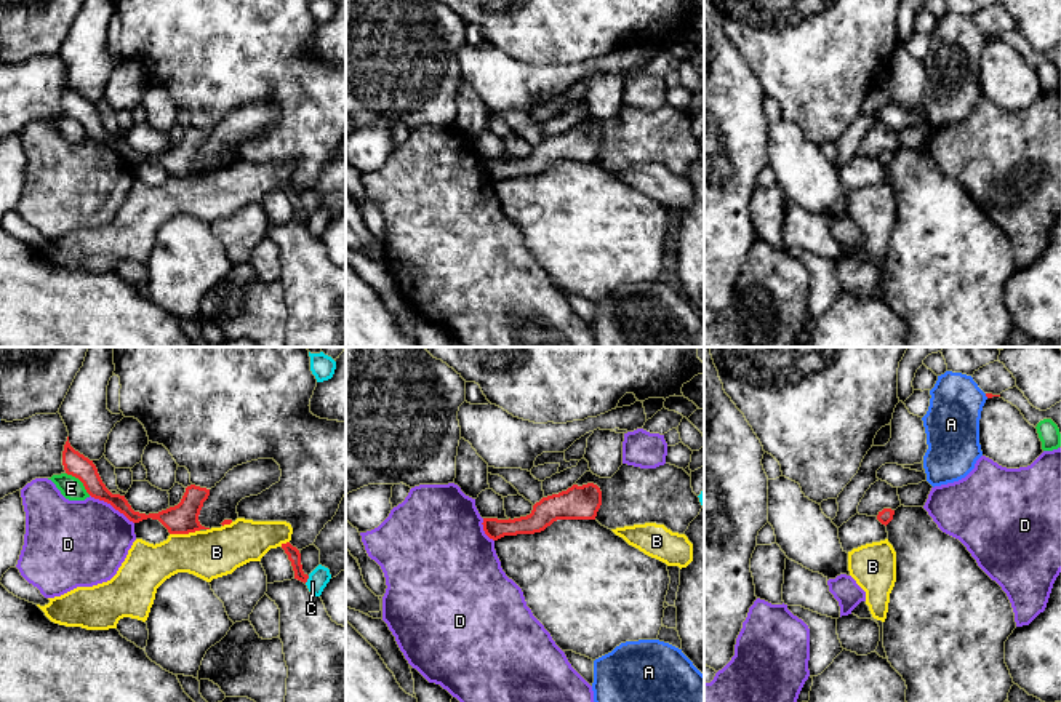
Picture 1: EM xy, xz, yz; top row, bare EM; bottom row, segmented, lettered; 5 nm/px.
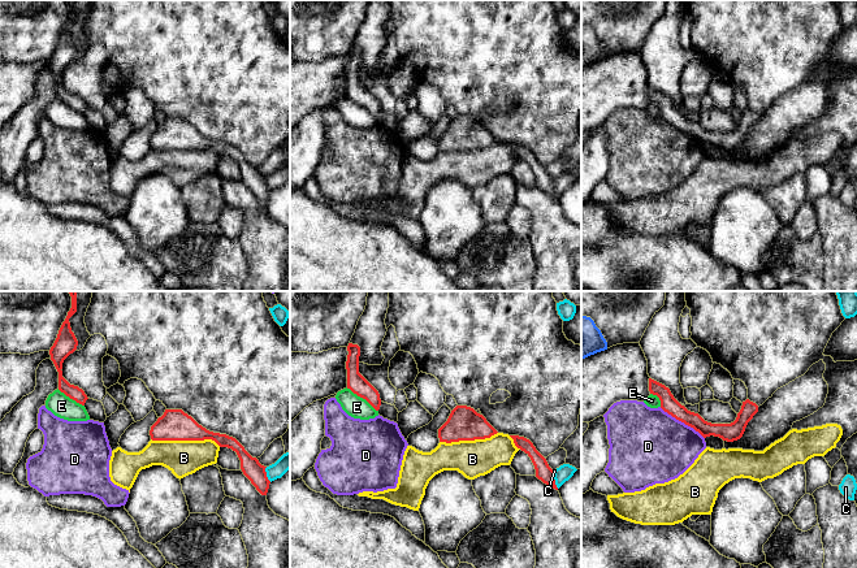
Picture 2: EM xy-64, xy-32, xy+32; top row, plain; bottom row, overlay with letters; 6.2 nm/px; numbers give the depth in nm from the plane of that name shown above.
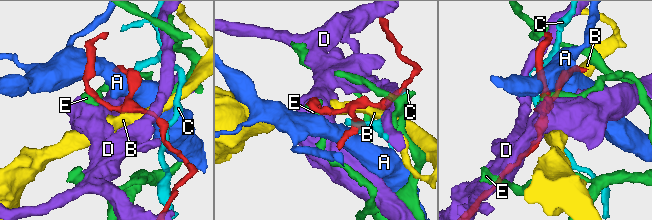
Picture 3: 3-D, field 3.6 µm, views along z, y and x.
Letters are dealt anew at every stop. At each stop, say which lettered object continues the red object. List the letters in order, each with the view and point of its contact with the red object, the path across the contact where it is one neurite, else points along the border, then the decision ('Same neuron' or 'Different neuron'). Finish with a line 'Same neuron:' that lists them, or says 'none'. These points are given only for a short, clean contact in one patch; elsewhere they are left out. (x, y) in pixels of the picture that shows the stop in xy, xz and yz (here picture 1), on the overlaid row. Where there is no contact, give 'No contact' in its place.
A: Touches red at yz (986, 395). Boundary: yz (984, 394), (988, 397). Different neuron
B: Touches red at xy (184, 533). Different neuron
C: Touches red at xy (308, 578). Different neuron
D: Touches red at xy (112, 506). Different neuron
E: Touches red at xy (80, 480). Boundary: xy (66, 472), (74, 475), (90, 494). Different neuron
Same neuron: none

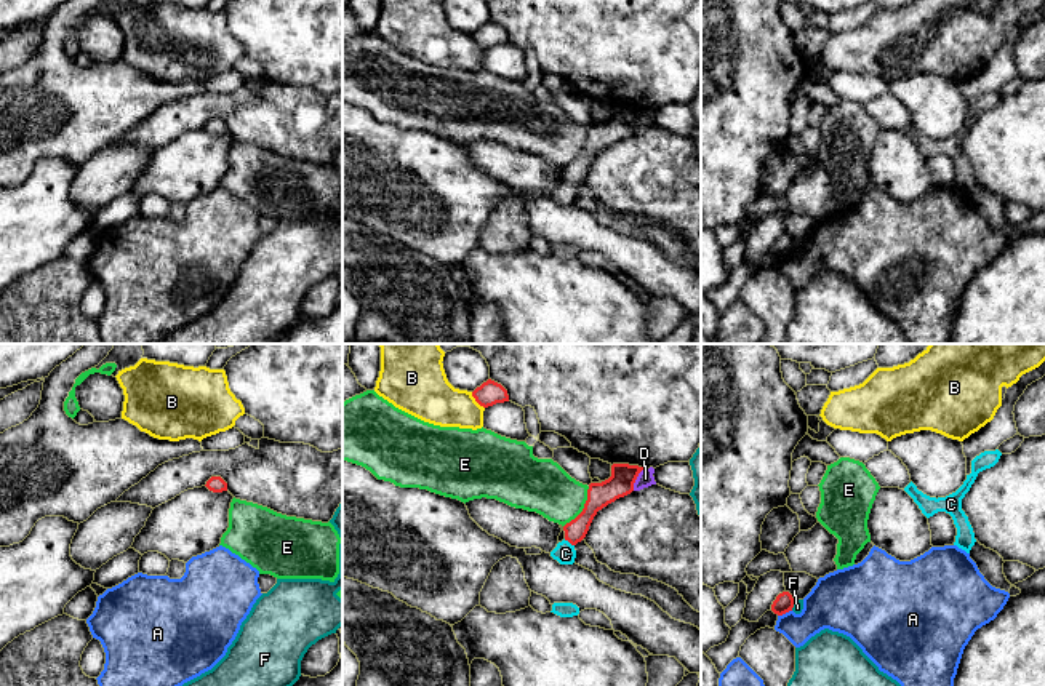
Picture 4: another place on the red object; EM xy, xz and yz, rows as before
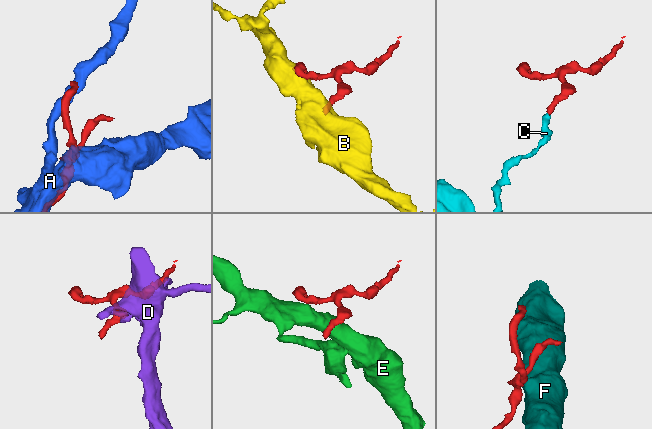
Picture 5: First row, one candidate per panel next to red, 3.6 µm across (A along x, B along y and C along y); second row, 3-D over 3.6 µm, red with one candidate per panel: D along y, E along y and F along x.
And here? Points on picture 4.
A: Touches red at yz (784, 613). Different neuron
B: Touches red at xz (476, 400). Different neuron
C: Touches red at xz (568, 541). Path across: xz (575, 531), (568, 541), (565, 554). Same neuron
D: Touches red at xz (636, 478). Different neuron
E: Touches red at xz (584, 507). Boundary: xz (589, 486), (584, 507), (564, 526). Different neuron
F: Touches red at yz (792, 605). Different neuron
Same neuron: C

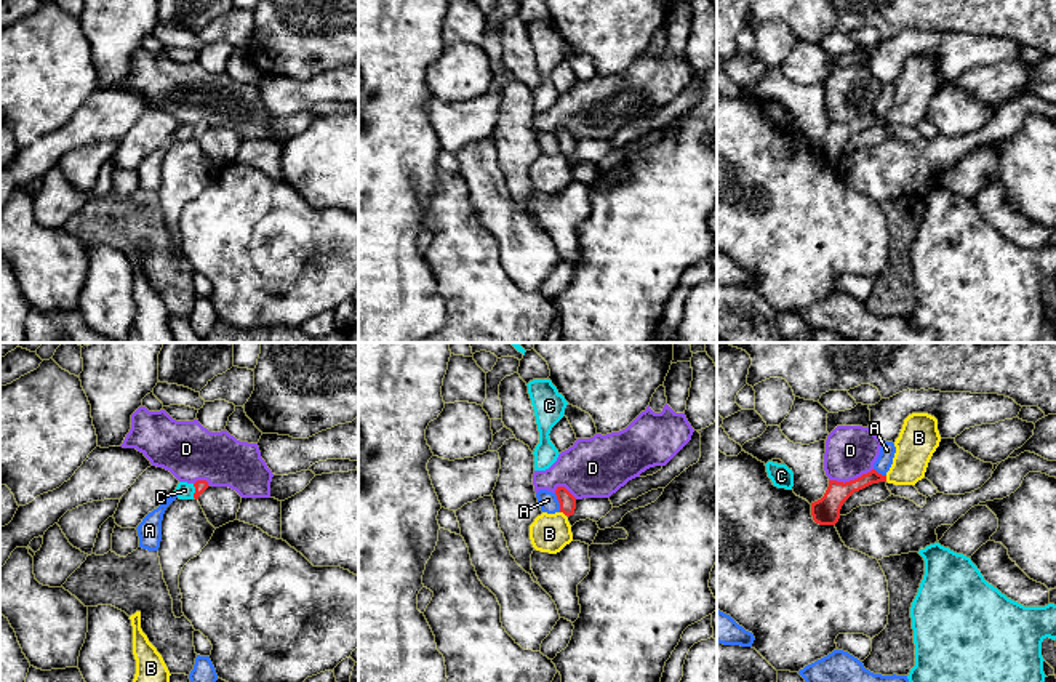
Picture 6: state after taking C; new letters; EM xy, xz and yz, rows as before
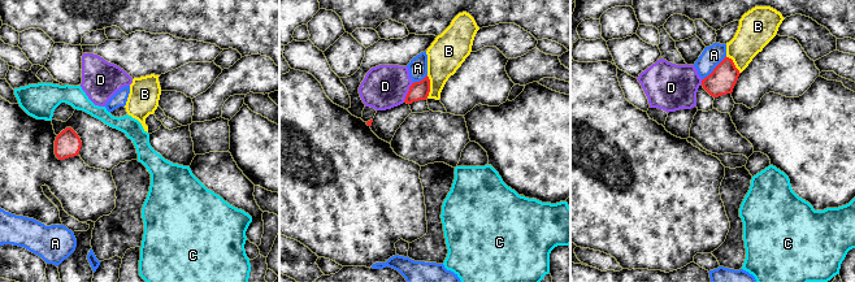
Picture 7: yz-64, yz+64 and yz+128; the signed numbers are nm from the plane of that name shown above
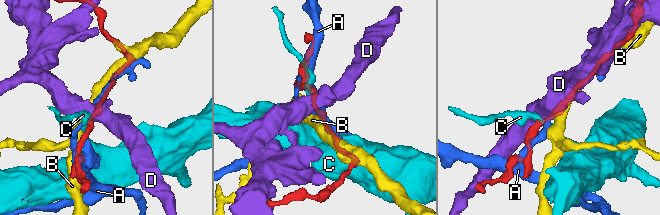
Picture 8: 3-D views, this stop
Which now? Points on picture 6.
A: Touches red at xz (559, 501). Different neuron
B: Touches red at xz (564, 513). Different neuron
C: Touches red at xy (196, 490). Boundary: xy (192, 484), (194, 497). Different neuron
D: Touches red at yz (850, 481). Different neuron
Same neuron: none

